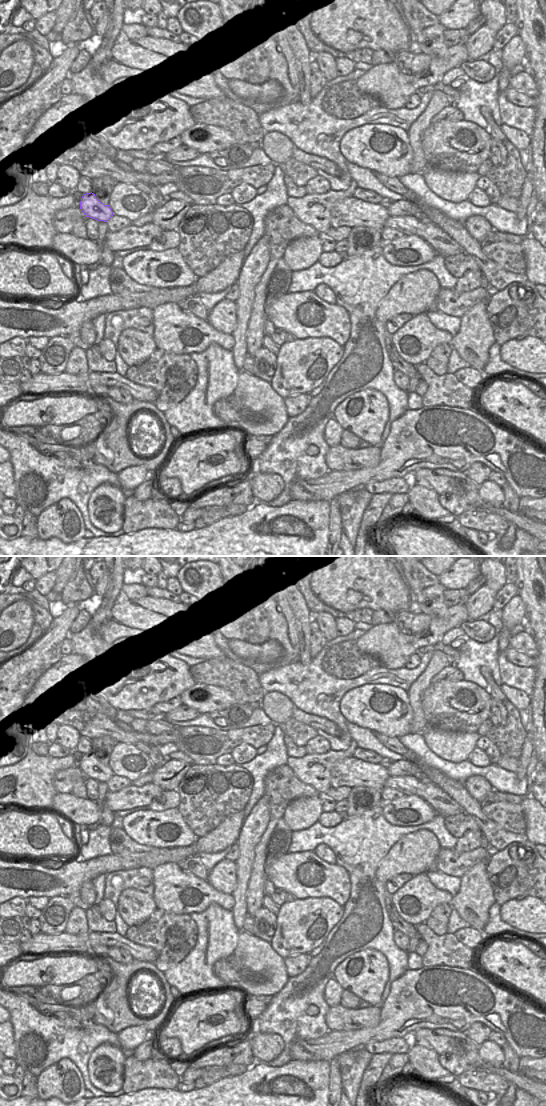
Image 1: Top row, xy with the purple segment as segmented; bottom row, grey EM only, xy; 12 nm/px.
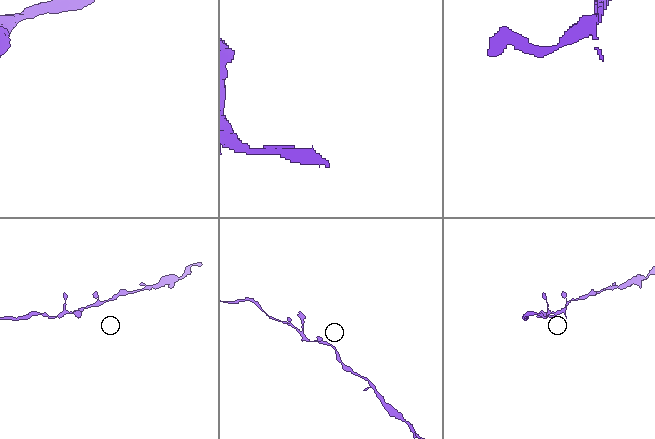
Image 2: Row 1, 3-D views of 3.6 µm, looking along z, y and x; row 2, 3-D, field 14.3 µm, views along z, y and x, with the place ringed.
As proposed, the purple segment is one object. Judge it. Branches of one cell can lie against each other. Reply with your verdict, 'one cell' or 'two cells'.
one cell

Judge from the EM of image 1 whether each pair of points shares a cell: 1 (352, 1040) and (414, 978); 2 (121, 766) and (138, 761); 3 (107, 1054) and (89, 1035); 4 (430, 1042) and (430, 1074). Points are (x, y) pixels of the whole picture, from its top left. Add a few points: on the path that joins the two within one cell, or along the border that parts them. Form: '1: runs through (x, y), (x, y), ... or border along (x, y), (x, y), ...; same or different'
1: runs through (372, 1034), (377, 1033), (412, 998); same
2: runs through (125, 762), (134, 762); same
3: border along (119, 1046), (98, 1045), (91, 1053), (87, 1066); different
4: border along (414, 1033), (416, 1043), (431, 1047), (438, 1055); different

